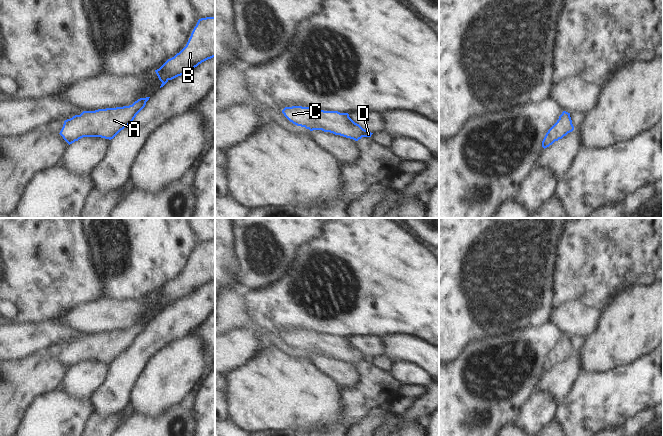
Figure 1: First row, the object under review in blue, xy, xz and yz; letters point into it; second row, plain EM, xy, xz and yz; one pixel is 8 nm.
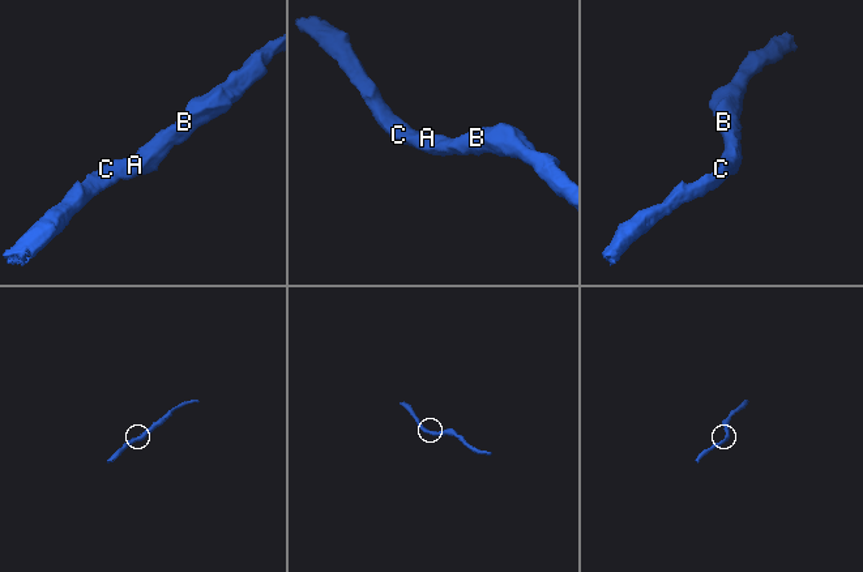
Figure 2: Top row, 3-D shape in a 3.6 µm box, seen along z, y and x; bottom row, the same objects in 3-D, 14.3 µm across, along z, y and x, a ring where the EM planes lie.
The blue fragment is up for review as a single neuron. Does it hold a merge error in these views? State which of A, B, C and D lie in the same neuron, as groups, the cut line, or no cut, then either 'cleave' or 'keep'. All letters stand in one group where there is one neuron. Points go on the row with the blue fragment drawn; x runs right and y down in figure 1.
A B C D | no cut | keep

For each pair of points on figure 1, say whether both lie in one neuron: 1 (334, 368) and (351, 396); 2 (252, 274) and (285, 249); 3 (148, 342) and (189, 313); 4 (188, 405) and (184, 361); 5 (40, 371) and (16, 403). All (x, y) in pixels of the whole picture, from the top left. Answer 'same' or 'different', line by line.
1: different
2: same
3: same
4: different
5: same

